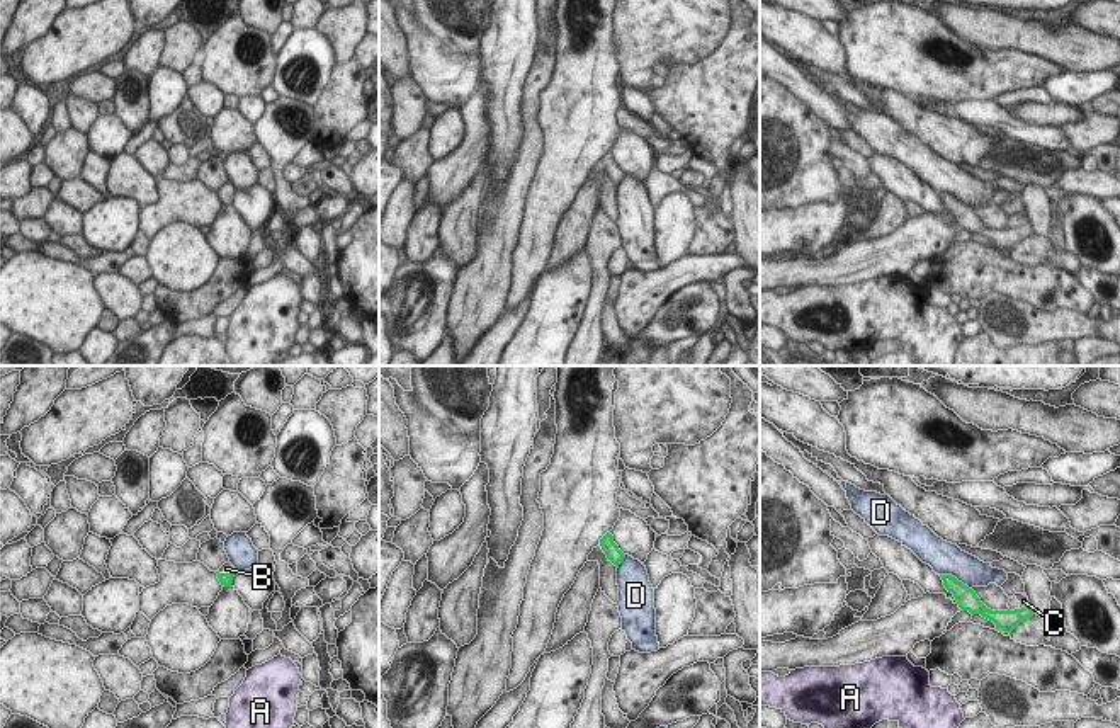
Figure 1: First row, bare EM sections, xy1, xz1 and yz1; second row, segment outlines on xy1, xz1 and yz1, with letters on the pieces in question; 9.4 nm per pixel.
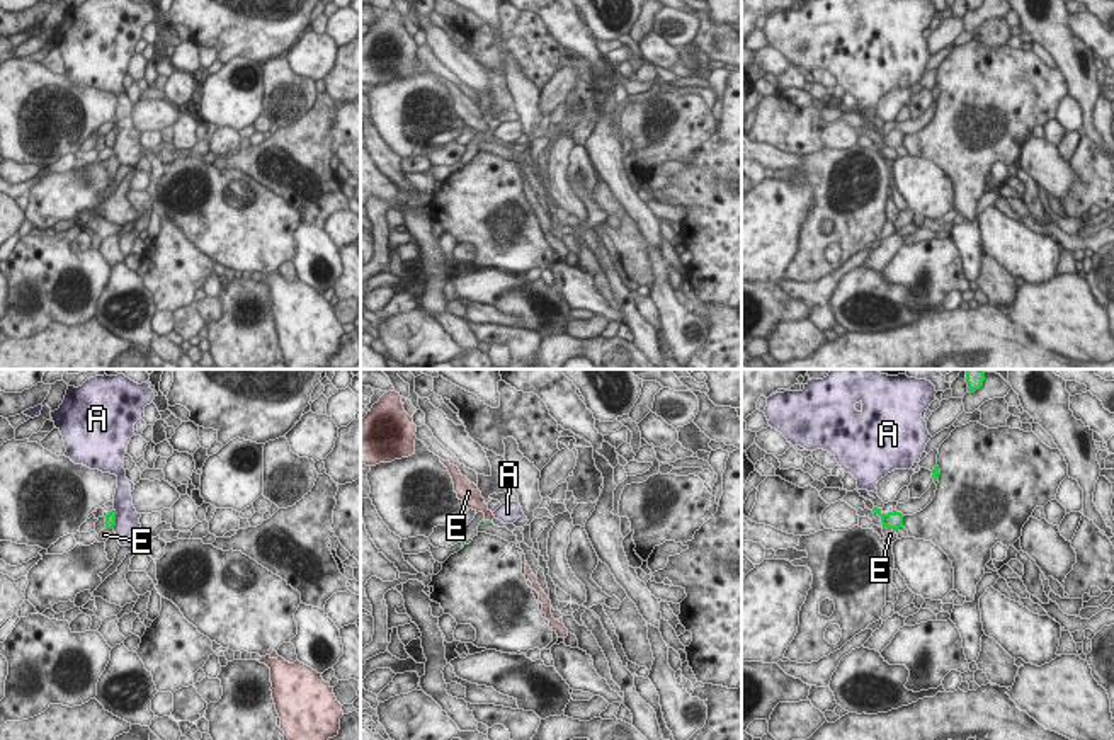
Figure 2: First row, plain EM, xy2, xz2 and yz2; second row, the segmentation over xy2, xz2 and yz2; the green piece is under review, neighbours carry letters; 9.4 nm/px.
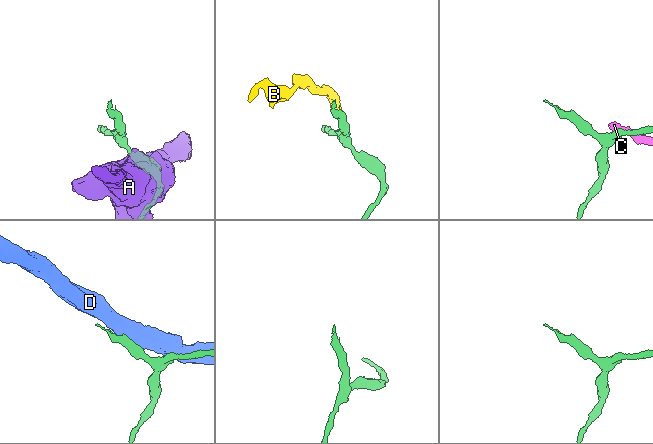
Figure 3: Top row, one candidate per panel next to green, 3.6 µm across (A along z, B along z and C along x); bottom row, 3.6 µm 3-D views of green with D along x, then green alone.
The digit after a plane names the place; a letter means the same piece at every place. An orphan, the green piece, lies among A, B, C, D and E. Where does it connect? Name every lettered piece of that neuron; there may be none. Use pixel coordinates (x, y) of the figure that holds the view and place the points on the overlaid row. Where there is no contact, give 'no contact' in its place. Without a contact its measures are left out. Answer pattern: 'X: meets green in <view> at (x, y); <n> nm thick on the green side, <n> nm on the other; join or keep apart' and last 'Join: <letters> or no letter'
A: meets green in xy2 at (114, 519); 100 nm thick on the green side, 260 nm on the other; keep apart
B: meets green in xy1 at (226, 574); 130 nm thick on the green side, 100 nm on the other; join
C: meets green in yz1 at (1025, 606); 200 nm thick on the green side, 100 nm on the other; keep apart
D: meets green in yz1 at (954, 577); 200 nm thick on the green side, 320 nm on the other; keep apart
E: meets green in yz2 at (890, 528); 160 nm thick on the green side, 100 nm on the other; keep apart
Join: B

